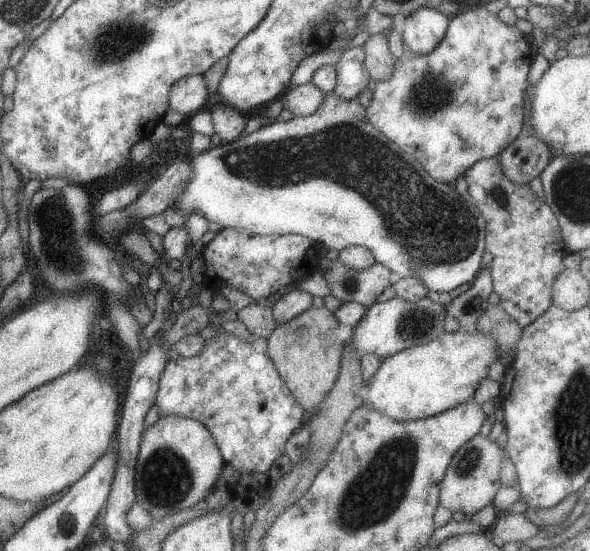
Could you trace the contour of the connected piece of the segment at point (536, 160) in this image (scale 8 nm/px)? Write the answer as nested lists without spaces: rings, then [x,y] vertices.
[[[521,133],[513,144],[510,144],[503,152],[497,155],[502,166],[504,175],[510,178],[514,184],[530,184],[530,182],[540,176],[544,168],[550,164],[554,154],[550,148],[538,137]]]

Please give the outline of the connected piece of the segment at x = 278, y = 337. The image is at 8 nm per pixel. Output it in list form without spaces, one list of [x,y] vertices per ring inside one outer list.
[[[311,307],[289,322],[278,325],[267,340],[268,356],[272,358],[276,371],[309,415],[332,391],[340,375],[345,343],[337,336],[339,326],[336,316],[328,308]]]

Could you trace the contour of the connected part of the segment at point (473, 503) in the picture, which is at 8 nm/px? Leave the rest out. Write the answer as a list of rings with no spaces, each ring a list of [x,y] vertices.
[[[480,434],[462,444],[450,460],[444,480],[440,484],[439,505],[452,513],[462,512],[465,516],[472,516],[482,508],[493,505],[496,492],[503,487],[500,468],[506,460],[506,454],[505,448],[500,448],[496,442]]]

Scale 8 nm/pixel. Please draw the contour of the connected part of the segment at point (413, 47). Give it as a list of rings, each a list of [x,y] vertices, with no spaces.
[[[418,8],[406,16],[402,36],[409,51],[430,54],[446,35],[451,18],[436,8]]]

